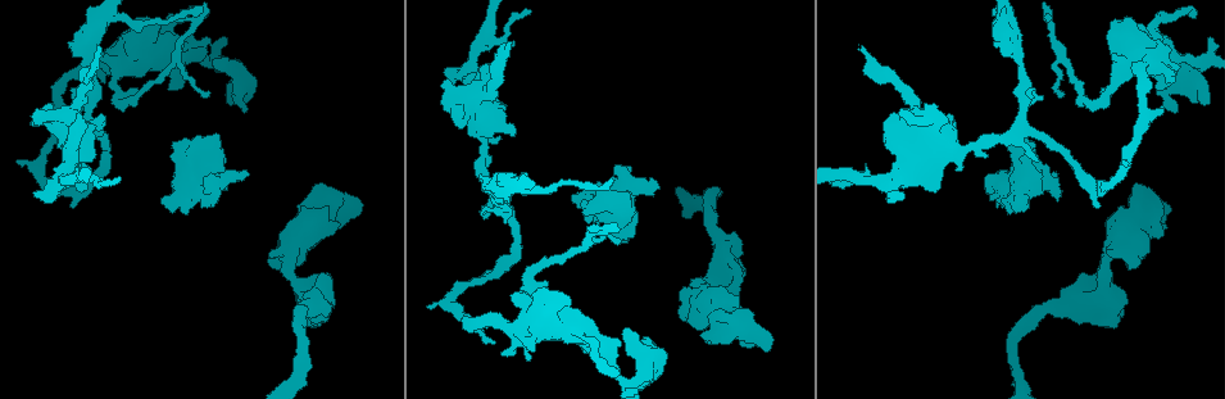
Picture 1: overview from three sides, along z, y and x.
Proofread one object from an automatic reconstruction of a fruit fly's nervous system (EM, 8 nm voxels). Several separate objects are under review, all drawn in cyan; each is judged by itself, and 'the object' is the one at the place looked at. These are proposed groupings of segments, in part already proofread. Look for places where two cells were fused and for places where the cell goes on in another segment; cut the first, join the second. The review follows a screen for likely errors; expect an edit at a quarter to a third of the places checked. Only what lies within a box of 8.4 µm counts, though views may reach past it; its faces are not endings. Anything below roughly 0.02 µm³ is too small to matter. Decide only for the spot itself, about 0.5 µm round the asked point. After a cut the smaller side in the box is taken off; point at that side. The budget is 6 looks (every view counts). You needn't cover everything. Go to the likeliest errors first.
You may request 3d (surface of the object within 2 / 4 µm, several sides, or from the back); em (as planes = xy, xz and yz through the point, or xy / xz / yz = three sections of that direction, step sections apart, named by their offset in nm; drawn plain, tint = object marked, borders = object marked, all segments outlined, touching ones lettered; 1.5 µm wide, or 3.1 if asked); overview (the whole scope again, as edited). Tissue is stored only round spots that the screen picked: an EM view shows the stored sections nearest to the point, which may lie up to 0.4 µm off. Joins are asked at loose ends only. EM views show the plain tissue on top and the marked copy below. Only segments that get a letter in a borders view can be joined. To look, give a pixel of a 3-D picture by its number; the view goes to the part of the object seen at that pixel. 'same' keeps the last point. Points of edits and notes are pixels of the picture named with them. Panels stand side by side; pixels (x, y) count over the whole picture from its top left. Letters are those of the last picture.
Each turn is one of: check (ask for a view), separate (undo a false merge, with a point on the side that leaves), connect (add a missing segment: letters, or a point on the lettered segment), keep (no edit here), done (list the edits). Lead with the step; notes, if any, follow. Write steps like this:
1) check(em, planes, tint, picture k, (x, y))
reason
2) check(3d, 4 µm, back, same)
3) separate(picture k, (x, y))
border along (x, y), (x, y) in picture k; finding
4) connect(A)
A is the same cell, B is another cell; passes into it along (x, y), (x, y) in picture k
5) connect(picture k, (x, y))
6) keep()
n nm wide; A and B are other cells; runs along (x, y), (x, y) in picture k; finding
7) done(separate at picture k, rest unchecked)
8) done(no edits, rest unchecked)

check(3d, 2 µm, back, picture 1, (571, 196))
branch stops here

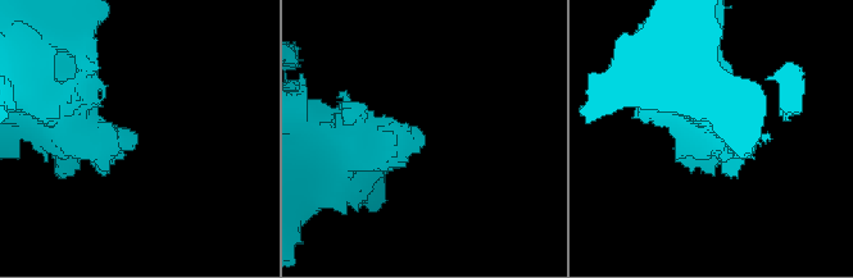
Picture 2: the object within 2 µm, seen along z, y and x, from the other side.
check(em, xz, step 8, borders, picture 2, (130, 135))
shape alone is not enough

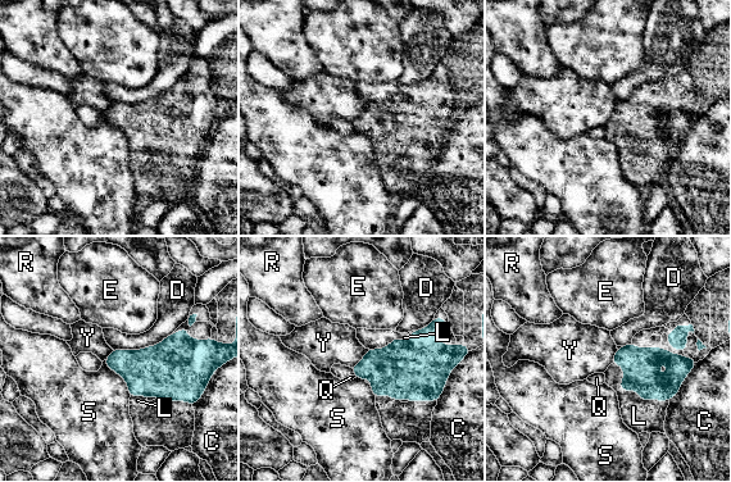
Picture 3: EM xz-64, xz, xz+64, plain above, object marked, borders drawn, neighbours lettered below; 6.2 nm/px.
connect(L)
L is the same cell, C, D, E, Q, R, S and Y are other cells; passes into it along (641, 373), (630, 390), (639, 415) in picture 3; it goes on there

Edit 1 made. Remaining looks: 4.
check(3d, 2 µm, picture 1, (174, 88))
free end

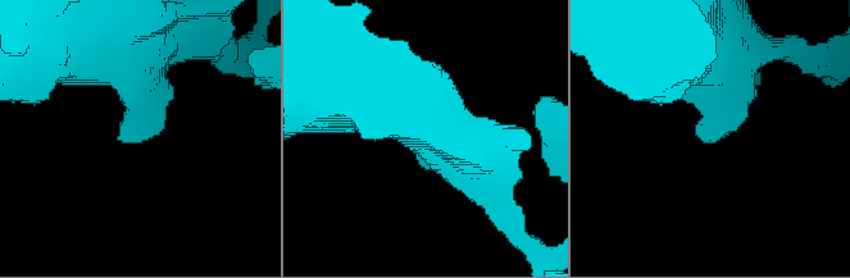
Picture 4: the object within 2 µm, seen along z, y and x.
check(em, planes, tint, picture 4, (705, 139))

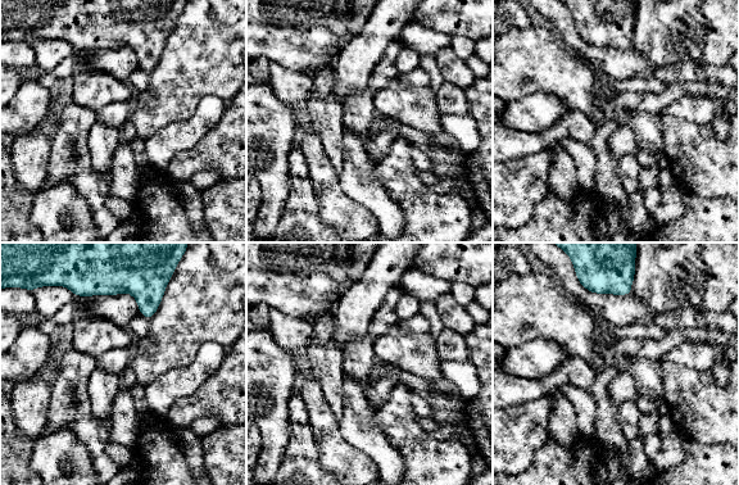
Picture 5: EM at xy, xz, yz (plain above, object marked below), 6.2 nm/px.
check(em, planes, borders, same)

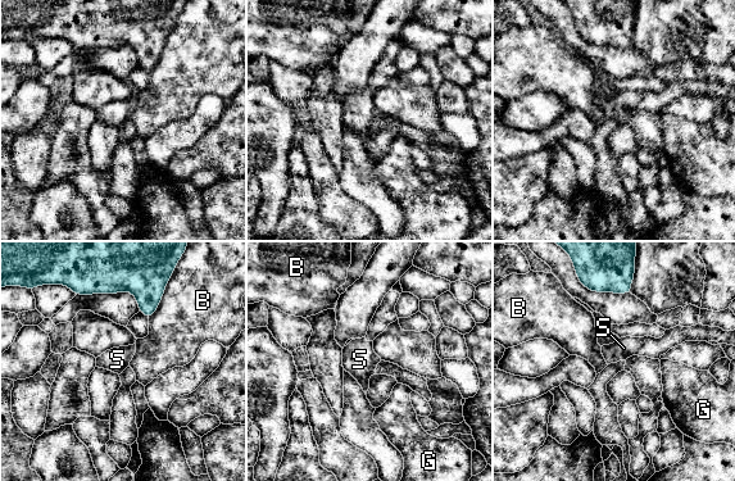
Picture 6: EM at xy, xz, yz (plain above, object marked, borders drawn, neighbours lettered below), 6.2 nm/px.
keep()
B touches over 360 nm; B, G and S are other cells; border along (175, 270), (158, 308), (149, 318) in picture 6; no lettered segment goes on from it

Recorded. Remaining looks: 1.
check(em, xz, step 8, borders, picture 1, (511, 46))
branch stops here

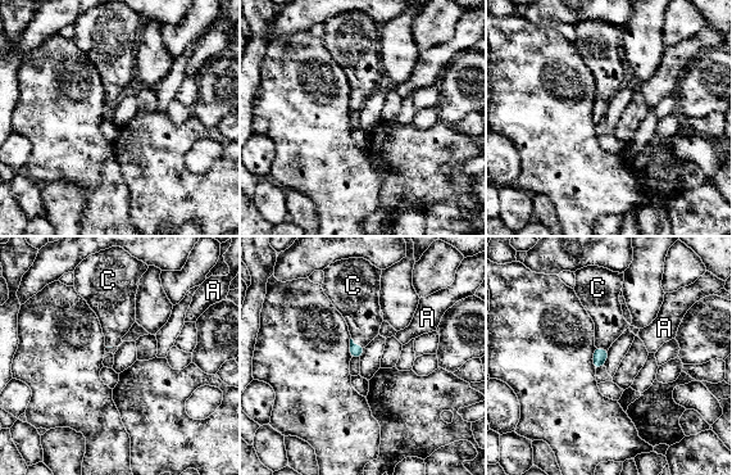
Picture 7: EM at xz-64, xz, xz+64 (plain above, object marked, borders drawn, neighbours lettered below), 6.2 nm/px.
connect(C)
C is the same cell, A is another cell; passes into it along (355, 351), (358, 345), (359, 306) in picture 7; the cell continues

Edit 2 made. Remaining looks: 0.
done(connect at picture 3, connect at picture 7, rest unchecked)

